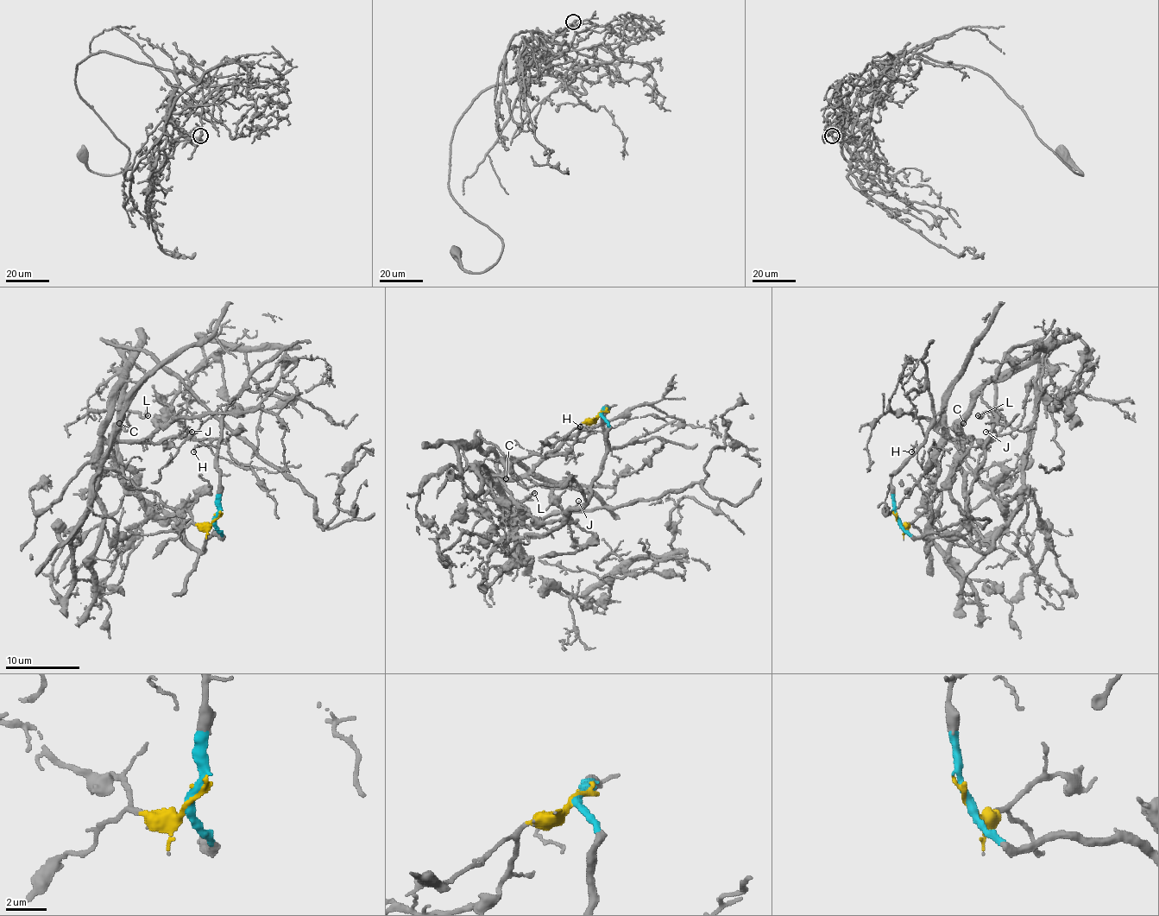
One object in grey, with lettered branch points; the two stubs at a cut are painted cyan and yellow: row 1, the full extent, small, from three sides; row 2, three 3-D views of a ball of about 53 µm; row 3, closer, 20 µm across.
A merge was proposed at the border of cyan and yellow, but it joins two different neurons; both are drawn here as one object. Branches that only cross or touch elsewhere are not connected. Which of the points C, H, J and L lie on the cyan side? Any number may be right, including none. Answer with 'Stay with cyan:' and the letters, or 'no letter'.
Stay with cyan: H, L

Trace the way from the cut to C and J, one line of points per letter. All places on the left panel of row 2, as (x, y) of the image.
C: (217, 517), (196, 524), (157, 493), (142, 491), (114, 469), (101, 469), (99, 448), (114, 439), (120, 422)
J: (217, 517), (196, 524), (185, 509), (97, 465), (107, 441), (172, 441), (192, 432)

